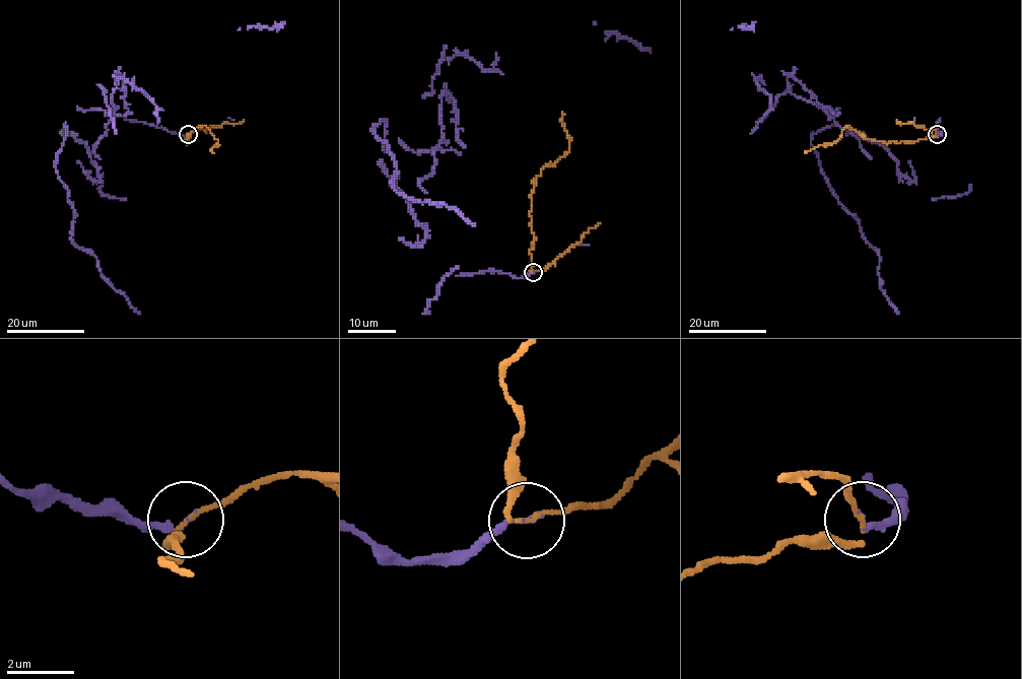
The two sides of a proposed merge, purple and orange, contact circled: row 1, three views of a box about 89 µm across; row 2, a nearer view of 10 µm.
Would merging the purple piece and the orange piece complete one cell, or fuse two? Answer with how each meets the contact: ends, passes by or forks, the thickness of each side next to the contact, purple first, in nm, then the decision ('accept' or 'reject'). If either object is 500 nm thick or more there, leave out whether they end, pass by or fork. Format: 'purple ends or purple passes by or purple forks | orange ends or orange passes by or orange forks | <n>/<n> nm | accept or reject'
purple ends | orange passes by | 140/120 nm | reject

